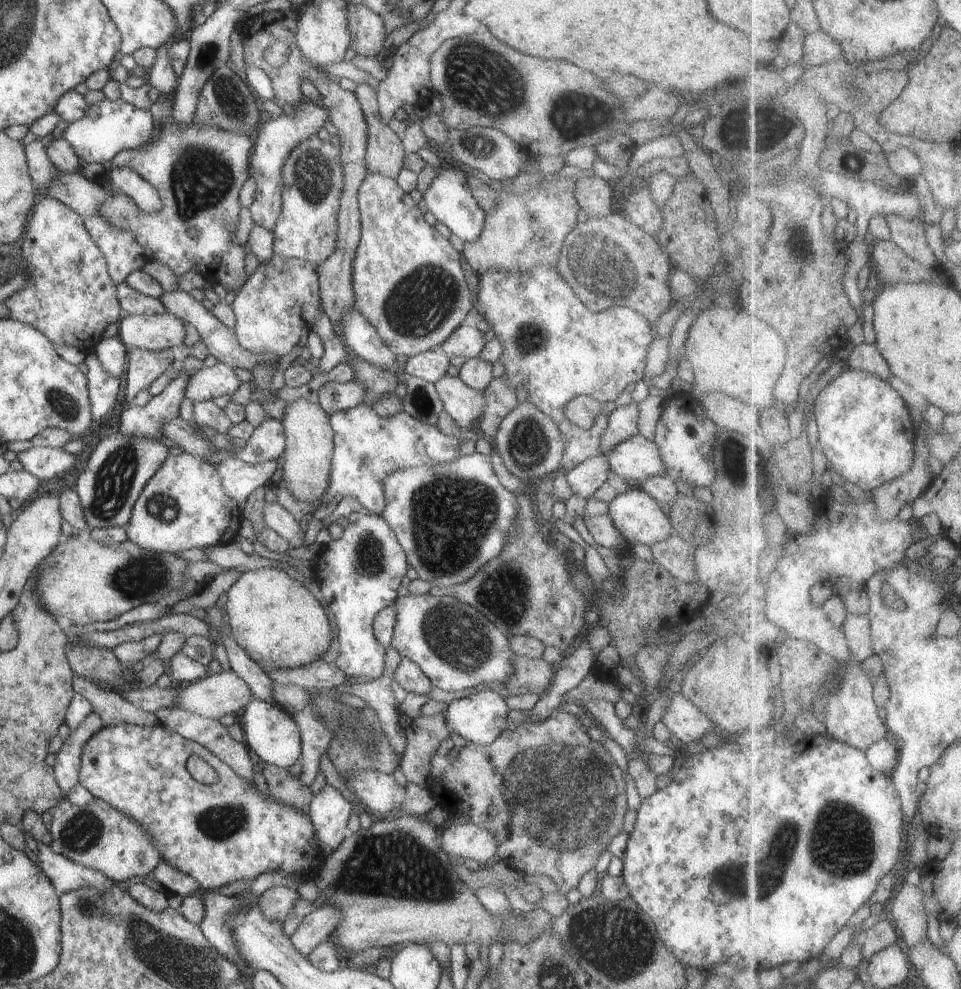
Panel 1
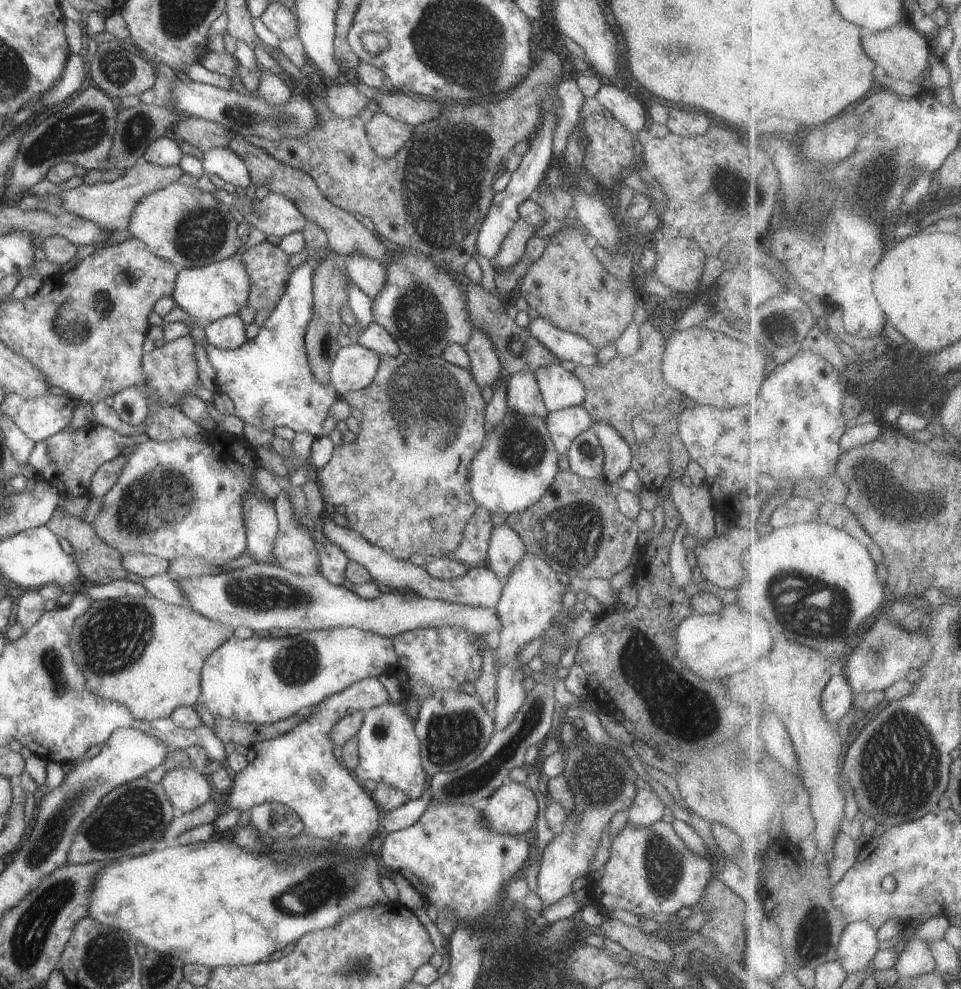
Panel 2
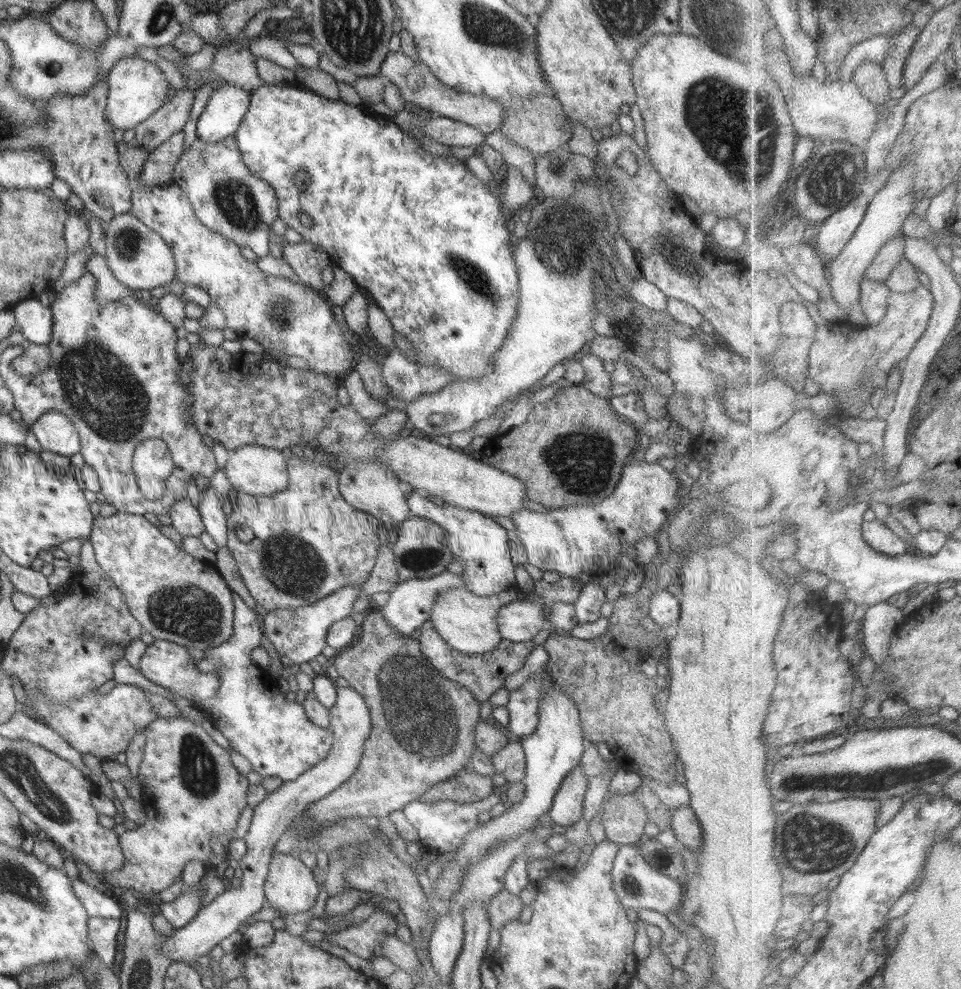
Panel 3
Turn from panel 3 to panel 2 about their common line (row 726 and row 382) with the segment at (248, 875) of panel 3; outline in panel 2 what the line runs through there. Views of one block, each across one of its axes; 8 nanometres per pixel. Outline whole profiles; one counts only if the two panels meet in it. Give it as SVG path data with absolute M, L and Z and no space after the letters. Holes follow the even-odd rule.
M357 342L340 347L332 363L330 382L338 396L359 391L372 384L379 367L379 355Z

